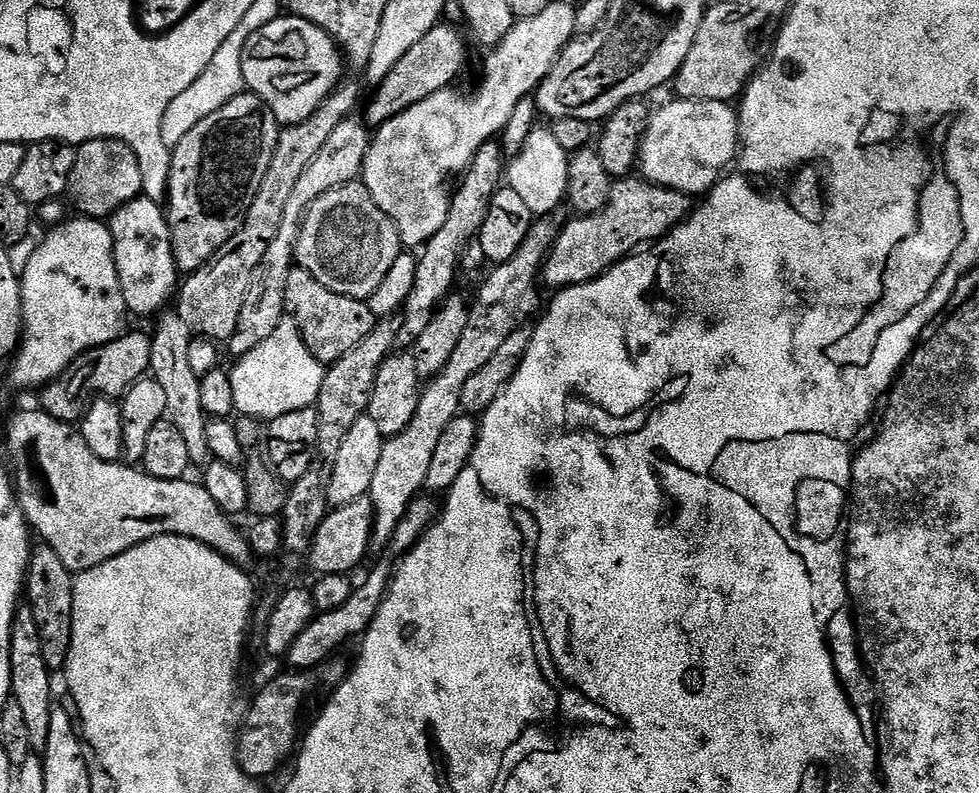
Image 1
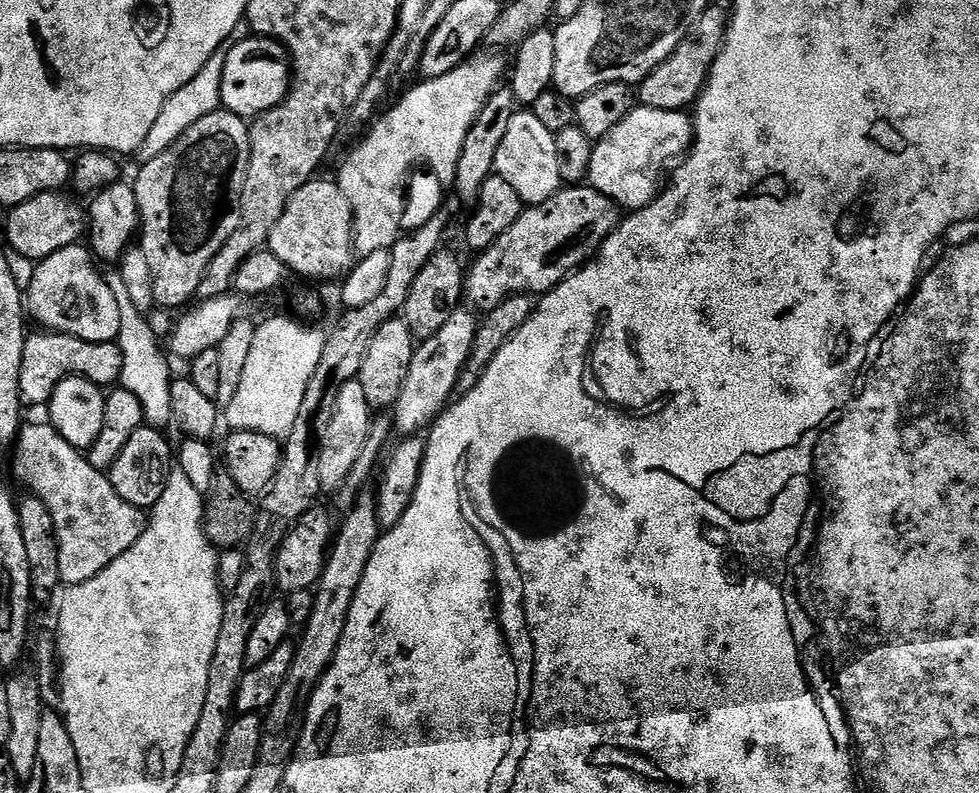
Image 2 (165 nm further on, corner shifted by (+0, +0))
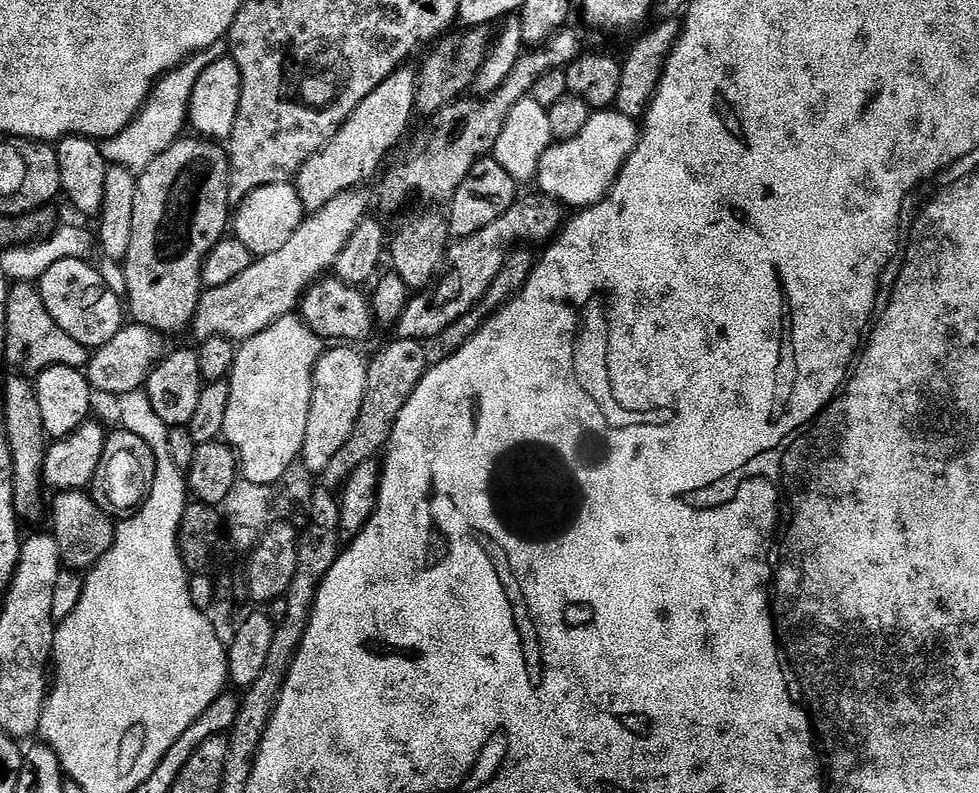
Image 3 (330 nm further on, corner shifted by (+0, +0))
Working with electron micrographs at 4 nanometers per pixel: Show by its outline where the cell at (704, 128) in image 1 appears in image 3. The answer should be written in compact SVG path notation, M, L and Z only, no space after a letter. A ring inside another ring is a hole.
M615 110L593 111L590 122L586 122L582 134L569 140L553 142L546 150L546 154L542 154L542 162L538 166L535 178L535 183L540 184L539 191L549 200L554 200L557 204L567 206L569 209L572 207L572 210L583 210L596 204L603 196L607 196L616 179L620 177L622 166L636 149L636 143L640 141L641 131L641 125L626 114Z

